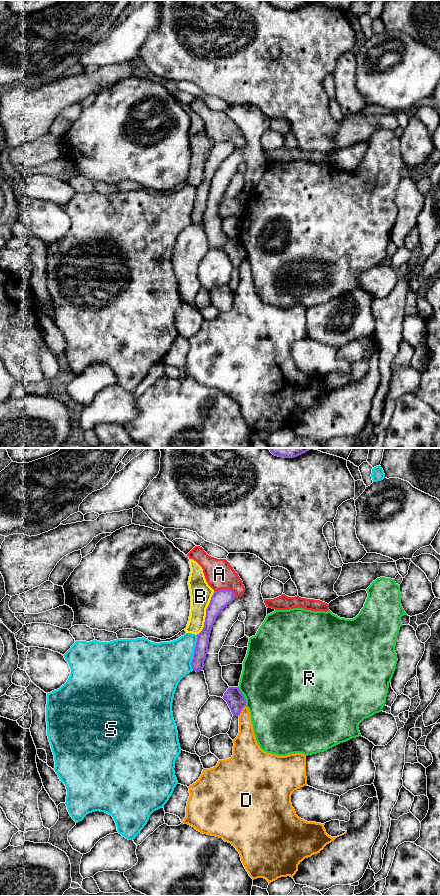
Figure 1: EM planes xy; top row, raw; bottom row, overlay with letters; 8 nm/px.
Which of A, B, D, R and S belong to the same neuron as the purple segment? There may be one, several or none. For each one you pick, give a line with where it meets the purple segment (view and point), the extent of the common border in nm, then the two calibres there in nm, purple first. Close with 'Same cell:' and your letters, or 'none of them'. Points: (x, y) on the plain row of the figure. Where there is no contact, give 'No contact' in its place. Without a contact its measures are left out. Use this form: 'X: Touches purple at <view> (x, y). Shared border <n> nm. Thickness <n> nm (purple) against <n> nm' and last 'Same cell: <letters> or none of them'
Same cell: none of them

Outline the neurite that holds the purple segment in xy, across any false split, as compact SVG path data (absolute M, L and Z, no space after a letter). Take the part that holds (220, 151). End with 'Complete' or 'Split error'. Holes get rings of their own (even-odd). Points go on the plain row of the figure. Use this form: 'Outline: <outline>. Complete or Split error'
Outline: M230 141L214 143L206 161L204 179L202 183L197 186L197 194L191 214L193 223L199 224L203 222L204 213L208 206L208 195L213 176L219 165L234 151L235 145Z. Complete

